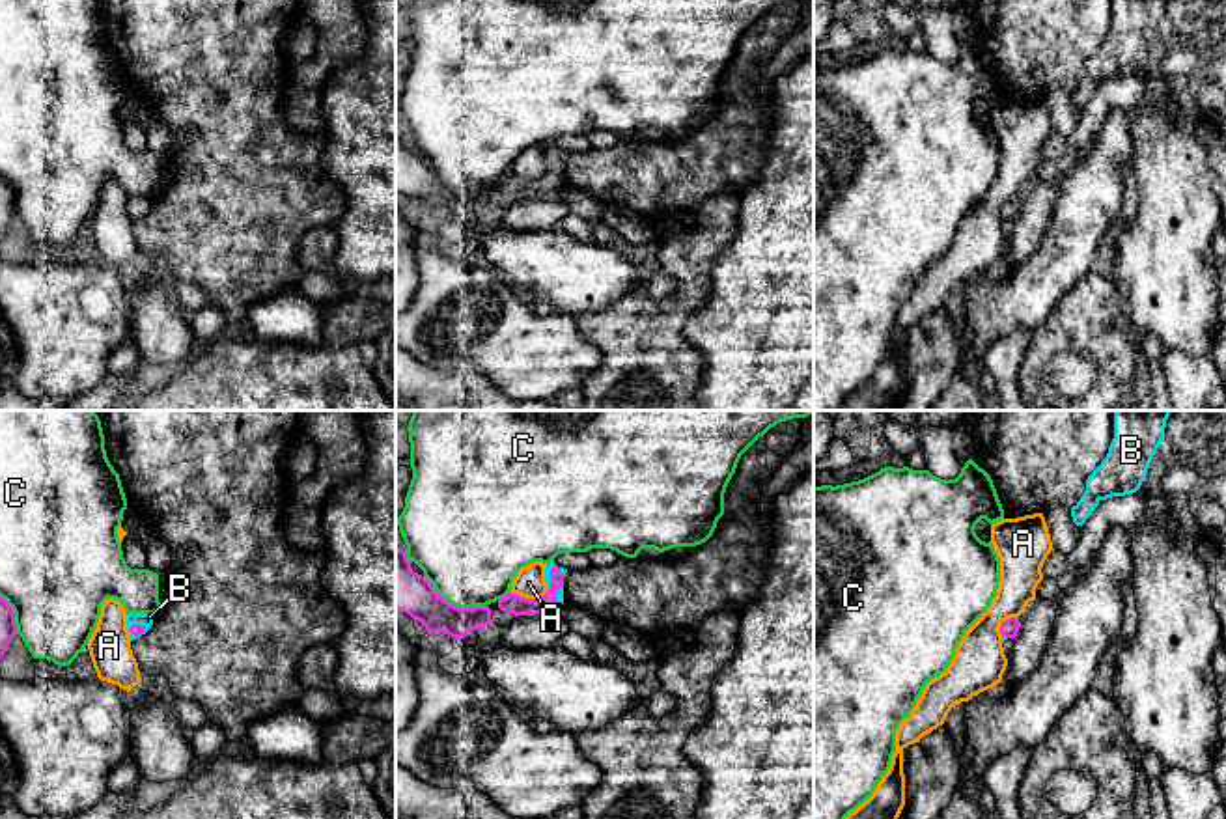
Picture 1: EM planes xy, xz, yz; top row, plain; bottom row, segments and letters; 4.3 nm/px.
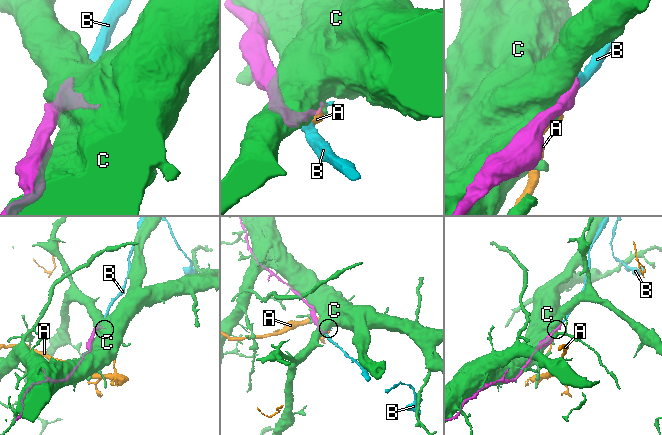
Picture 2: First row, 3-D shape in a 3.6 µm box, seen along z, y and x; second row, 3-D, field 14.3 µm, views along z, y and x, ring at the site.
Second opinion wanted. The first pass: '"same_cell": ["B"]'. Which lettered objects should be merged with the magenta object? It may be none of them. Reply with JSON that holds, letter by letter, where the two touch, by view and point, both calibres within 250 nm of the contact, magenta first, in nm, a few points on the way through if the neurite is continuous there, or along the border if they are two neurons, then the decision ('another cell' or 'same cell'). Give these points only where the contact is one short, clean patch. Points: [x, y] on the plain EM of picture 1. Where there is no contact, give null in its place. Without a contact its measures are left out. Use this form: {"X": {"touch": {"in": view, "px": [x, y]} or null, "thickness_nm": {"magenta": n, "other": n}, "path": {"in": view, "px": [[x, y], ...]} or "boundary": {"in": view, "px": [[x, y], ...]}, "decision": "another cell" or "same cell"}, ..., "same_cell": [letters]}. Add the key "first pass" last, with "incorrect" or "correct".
{"A": {"touch": {"in": "xz", "px": [529, 181]}, "thickness_nm": {"magenta": 90, "other": 130}, "boundary": {"in": "xz", "px": [[547, 174], [536, 180], [512, 176]]}, "decision": "another cell"}, "B": {"touch": {"in": "xy", "px": [139, 208]}, "thickness_nm": {"magenta": 50, "other": 60}, "decision": "same cell"}, "C": {"touch": {"in": "xz", "px": [452, 187]}, "thickness_nm": {"magenta": 200, "other": 440}, "decision": "another cell"}, "same_cell": ["B"], "first pass": "correct"}

